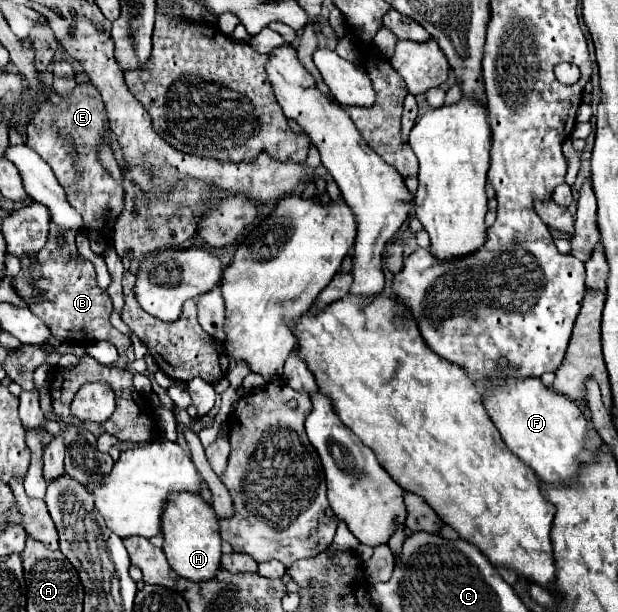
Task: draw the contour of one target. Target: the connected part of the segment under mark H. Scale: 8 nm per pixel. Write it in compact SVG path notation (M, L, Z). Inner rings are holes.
M190 492L172 494L162 514L162 534L164 534L164 554L168 558L168 564L176 570L176 574L192 582L206 582L216 576L222 558L220 526L212 506L206 504L202 496Z

